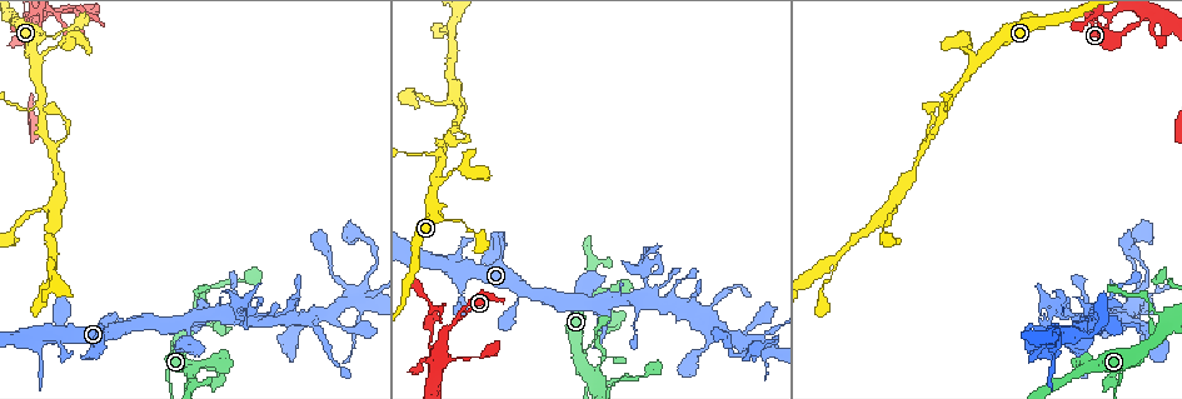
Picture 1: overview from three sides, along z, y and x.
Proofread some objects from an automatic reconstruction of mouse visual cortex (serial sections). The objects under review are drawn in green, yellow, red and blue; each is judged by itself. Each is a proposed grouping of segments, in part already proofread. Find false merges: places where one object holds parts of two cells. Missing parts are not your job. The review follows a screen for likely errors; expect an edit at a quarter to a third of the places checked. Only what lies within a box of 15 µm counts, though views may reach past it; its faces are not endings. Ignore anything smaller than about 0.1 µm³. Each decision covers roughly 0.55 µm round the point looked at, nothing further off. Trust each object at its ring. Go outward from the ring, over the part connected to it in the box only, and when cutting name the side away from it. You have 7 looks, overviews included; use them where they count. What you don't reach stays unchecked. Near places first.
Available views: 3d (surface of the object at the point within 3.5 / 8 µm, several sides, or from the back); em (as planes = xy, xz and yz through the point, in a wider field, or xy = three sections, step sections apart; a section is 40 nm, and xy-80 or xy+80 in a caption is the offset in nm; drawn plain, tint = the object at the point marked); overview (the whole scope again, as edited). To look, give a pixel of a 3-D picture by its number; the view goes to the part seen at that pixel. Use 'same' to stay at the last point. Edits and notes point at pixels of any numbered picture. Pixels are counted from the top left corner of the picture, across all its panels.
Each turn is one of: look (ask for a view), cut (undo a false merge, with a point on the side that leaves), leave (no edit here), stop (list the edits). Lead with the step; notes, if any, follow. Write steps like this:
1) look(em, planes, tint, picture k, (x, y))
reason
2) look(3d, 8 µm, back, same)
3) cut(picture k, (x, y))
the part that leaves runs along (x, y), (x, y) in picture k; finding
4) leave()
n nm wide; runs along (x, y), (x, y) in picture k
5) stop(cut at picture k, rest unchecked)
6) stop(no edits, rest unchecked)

look(3d, 3.5 µm, picture 1, (240, 316))
a narrow waist

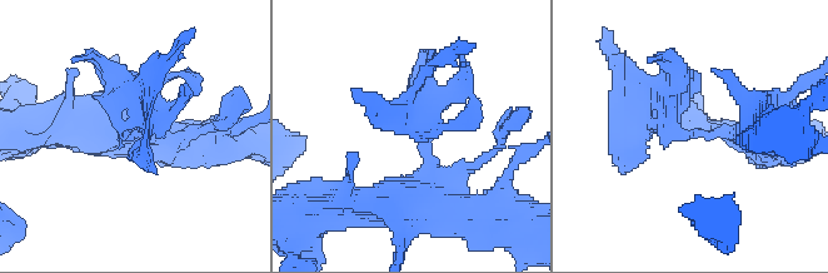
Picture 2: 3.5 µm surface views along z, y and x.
look(em, planes, tint, picture 2, (691, 134))
shape alone is not enough

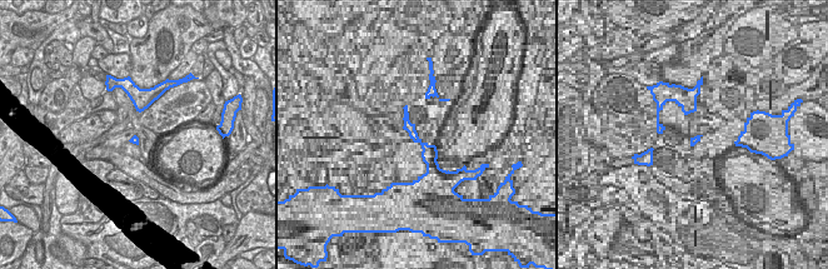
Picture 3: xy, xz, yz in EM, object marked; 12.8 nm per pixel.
cut(picture 2, (679, 135))
a second cell is stuck on

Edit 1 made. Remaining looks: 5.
look(em, xy, step 2, tint, picture 1, (1141, 350))
sharp bend

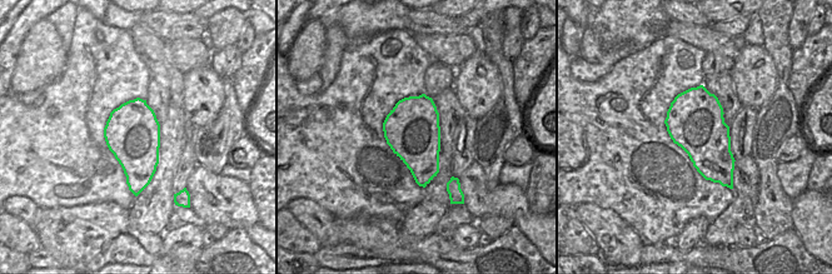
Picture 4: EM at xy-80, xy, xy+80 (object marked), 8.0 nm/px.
look(3d, 3.5 µm, same)
wider look

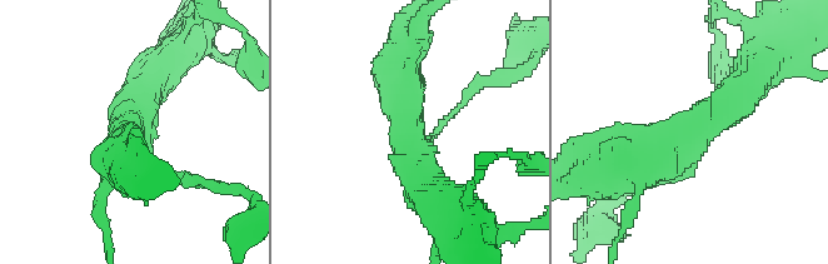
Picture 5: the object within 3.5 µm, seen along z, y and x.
leave()
3 arms; runs along (613, 163), (652, 159), (747, 81) in picture 5; continuous, no second cell

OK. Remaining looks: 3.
look(3d, 3.5 µm, picture 1, (1134, 290))
abrupt turn

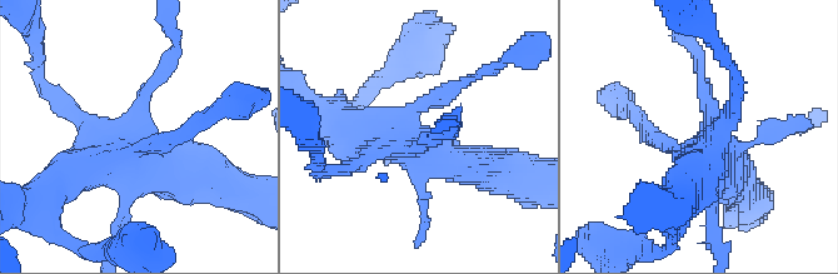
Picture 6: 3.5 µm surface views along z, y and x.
look(em, xy, step 3, tint, picture 6, (132, 145))

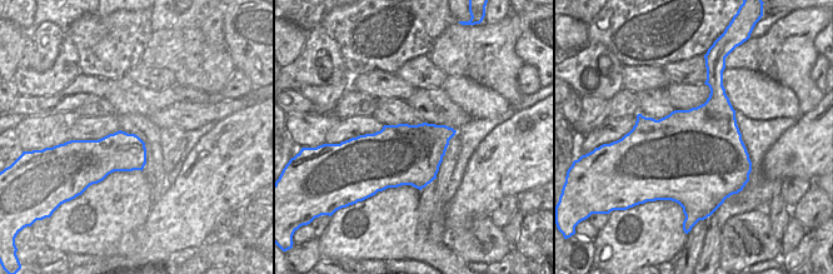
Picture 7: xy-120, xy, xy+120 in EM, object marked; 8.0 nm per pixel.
leave()
runs along (45, 193), (138, 139), (149, 85) in picture 6; one cell here

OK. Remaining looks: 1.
stop(cut at picture 2, rest unchecked)

